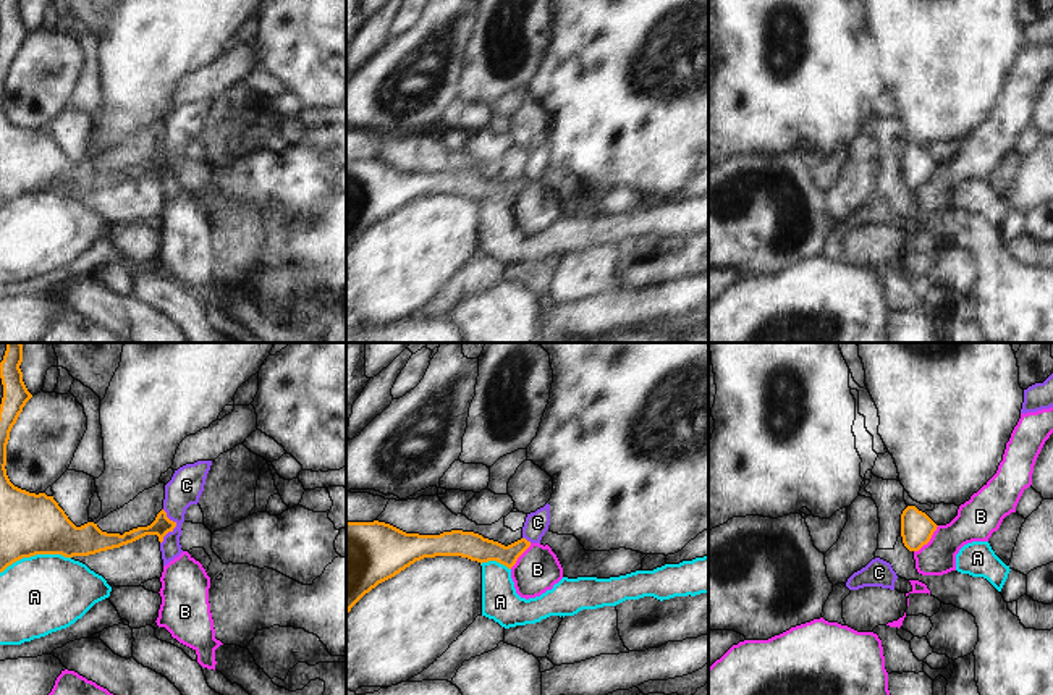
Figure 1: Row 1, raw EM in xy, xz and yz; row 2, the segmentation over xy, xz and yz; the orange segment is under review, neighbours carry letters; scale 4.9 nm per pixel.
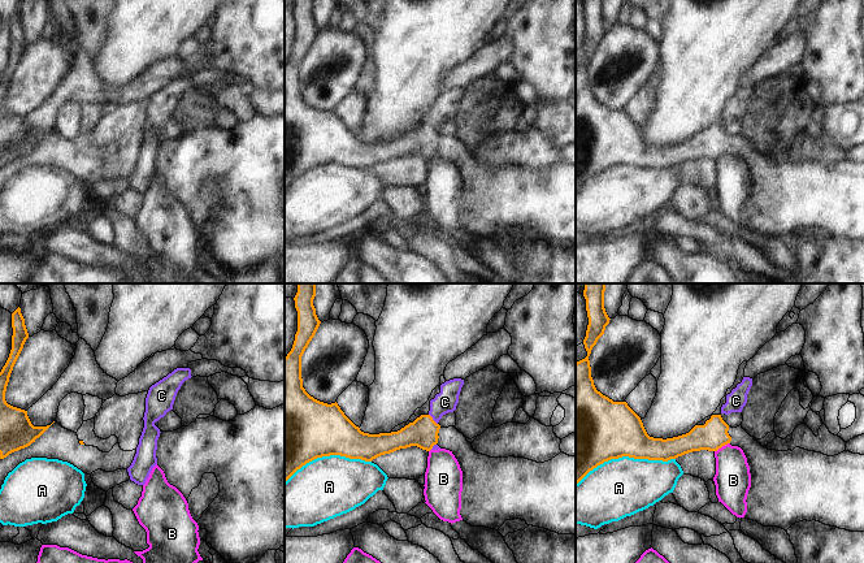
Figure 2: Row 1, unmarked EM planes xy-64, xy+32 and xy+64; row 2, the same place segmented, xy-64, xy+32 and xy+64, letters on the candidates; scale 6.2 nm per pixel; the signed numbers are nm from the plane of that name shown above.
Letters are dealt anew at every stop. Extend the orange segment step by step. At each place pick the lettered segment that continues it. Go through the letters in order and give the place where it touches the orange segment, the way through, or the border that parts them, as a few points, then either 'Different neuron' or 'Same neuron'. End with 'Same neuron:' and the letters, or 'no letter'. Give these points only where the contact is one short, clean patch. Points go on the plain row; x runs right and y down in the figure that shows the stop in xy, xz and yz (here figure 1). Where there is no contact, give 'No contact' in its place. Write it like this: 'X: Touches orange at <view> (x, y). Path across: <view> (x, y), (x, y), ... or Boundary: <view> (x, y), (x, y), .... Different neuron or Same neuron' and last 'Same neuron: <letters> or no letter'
A: Touches orange at xy (34, 193). Different neuron
B: Touches orange at yz (929, 178). Boundary: yz (938, 164), (932, 175), (914, 189). Different neuron
C: Touches orange at xy (173, 165). Boundary: xy (164, 147), (175, 164), (160, 181). Different neuron
Same neuron: no letter

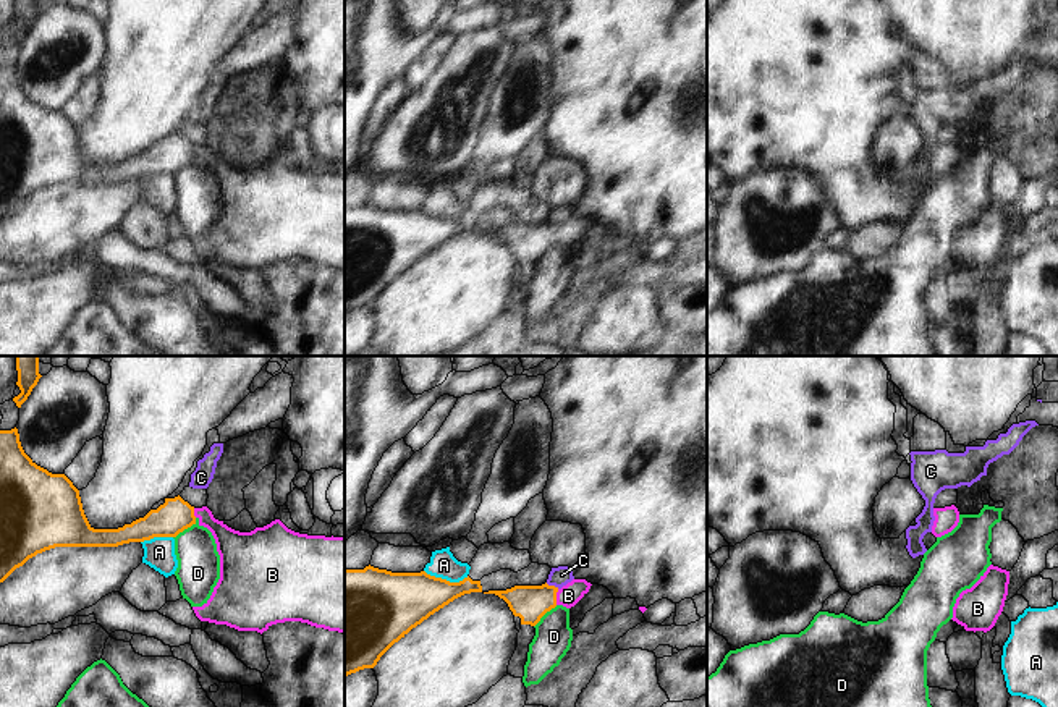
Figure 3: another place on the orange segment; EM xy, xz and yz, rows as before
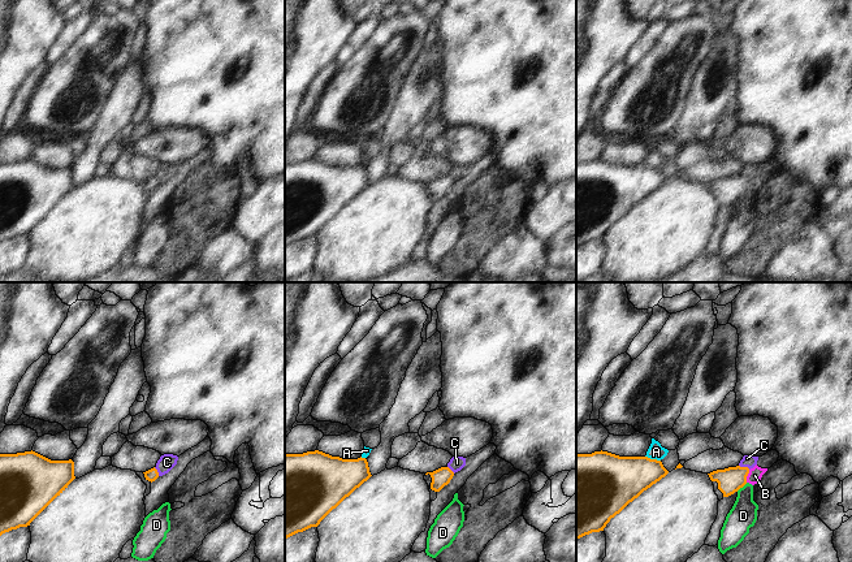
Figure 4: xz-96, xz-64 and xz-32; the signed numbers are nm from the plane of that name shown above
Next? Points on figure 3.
A: Touches orange at xz (445, 217). Different neuron
B: Touches orange at xz (555, 235). Path across: xz (529, 240), (555, 235), (568, 233). Same neuron
C: Touches orange at xz (552, 224). Boundary: xz (545, 220), (558, 225). Different neuron
D: Touches orange at xy (185, 165). Boundary: xy (196, 156), (173, 175). Different neuron
Same neuron: B

